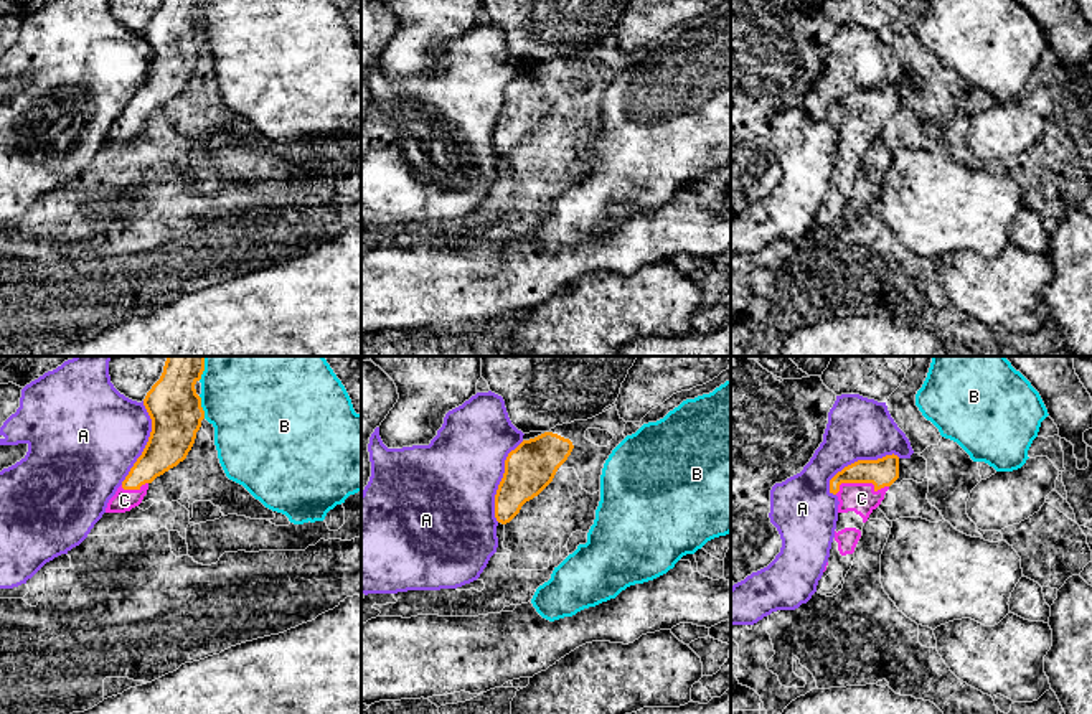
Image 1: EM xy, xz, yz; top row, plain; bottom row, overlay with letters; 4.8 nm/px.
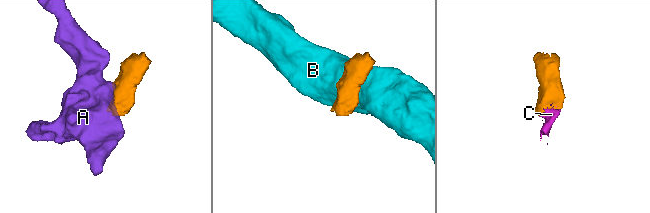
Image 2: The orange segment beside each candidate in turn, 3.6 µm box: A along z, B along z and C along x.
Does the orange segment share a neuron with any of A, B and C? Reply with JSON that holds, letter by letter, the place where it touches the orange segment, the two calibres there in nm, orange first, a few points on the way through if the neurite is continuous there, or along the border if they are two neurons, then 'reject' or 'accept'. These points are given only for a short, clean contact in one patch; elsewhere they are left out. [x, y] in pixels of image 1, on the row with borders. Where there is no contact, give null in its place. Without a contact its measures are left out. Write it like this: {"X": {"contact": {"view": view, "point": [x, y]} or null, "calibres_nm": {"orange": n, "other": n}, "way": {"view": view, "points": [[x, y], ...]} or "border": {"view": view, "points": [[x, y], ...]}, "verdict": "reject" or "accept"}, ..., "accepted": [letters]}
{"A": {"contact": {"view": "yz", "point": [858, 460]}, "calibres_nm": {"orange": 140, "other": 300}, "verdict": "reject"}, "B": {"contact": {"view": "xy", "point": [202, 408]}, "calibres_nm": {"orange": 260, "other": 480}, "border": {"view": "xy", "points": [[198, 396], [205, 418]]}, "verdict": "reject"}, "C": {"contact": {"view": "yz", "point": [860, 482]}, "calibres_nm": {"orange": 140, "other": 150}, "way": {"view": "yz", "points": [[883, 472], [860, 482], [861, 498]]}, "verdict": "accept"}, "accepted": ["C"]}

